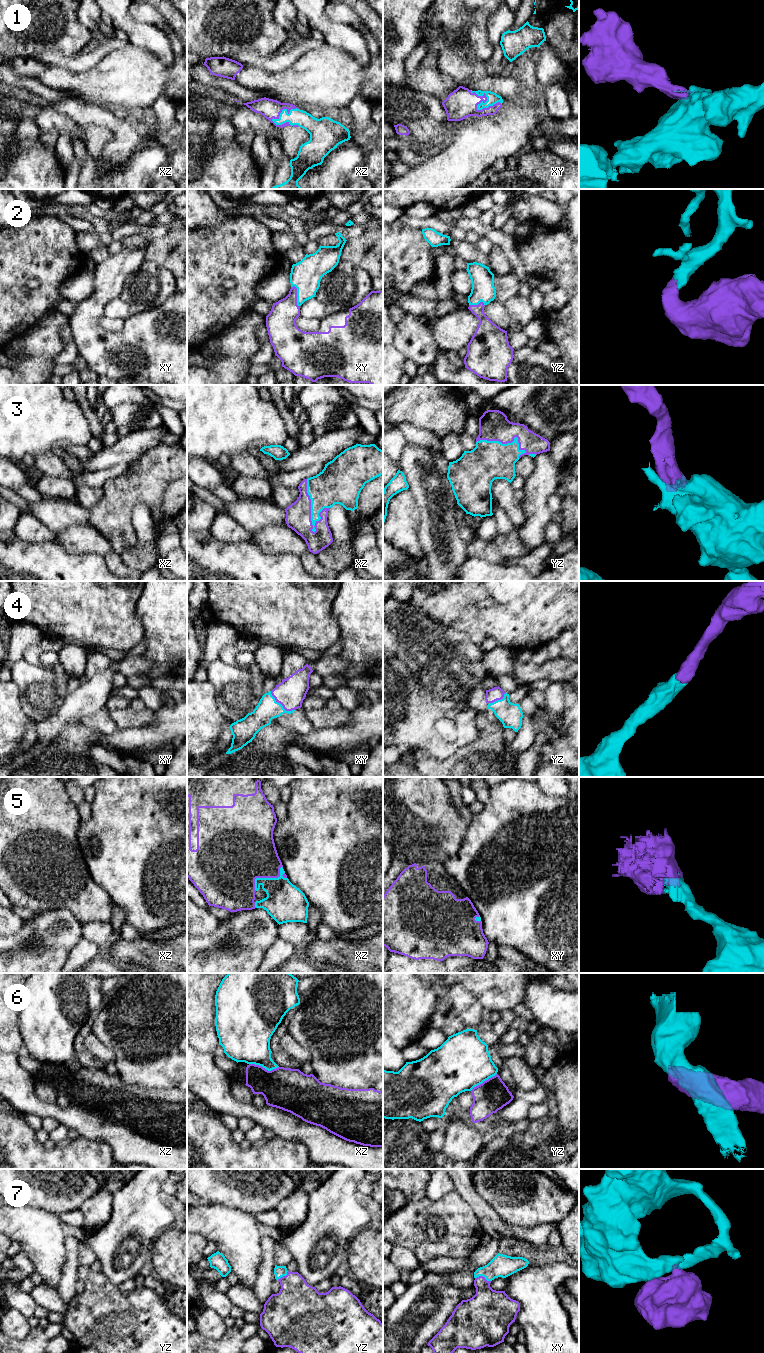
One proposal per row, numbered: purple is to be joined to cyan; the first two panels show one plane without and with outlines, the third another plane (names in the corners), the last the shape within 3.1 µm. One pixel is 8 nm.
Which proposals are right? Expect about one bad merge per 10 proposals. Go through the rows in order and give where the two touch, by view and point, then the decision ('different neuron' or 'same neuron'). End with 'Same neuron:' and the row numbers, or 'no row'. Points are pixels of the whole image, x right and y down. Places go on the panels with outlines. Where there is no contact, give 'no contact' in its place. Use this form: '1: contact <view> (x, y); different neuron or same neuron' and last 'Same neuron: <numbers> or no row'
1: contact xz (285, 122); same neuron
2: contact xy (297, 296); same neuron
3: contact xz (311, 506); same neuron
4: contact xy (281, 705); same neuron
5: contact xz (266, 878); same neuron
6: contact xz (264, 1067); different neuron
7: contact xy (483, 1276); same neuron
Same neuron: 1, 2, 3, 4, 5, 7

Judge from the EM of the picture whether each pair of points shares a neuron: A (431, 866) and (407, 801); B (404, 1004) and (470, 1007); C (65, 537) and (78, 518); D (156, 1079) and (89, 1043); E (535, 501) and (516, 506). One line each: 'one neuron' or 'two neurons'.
A: two neurons
B: one neuron
C: two neurons
D: two neurons
E: two neurons

